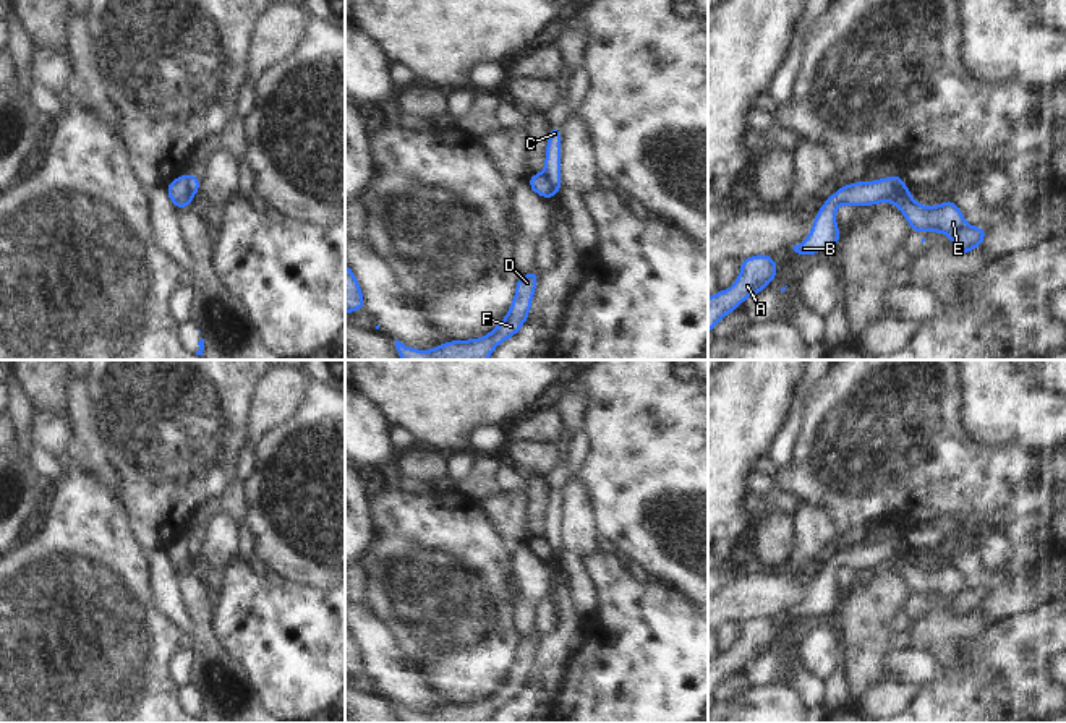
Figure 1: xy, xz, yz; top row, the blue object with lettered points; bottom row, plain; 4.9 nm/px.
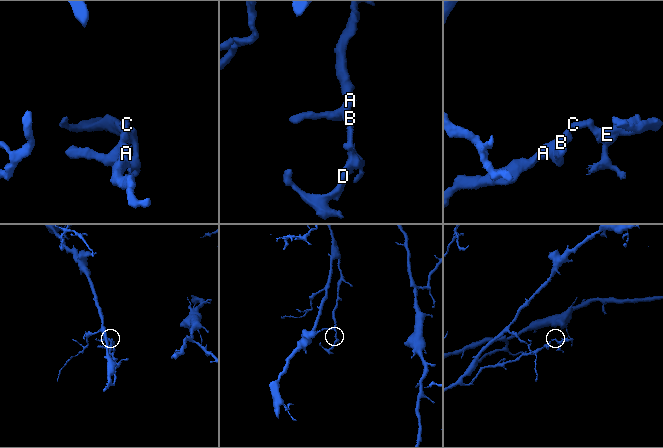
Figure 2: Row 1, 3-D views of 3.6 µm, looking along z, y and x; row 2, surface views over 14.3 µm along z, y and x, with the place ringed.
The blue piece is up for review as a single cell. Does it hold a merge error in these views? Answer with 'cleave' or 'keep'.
cleave

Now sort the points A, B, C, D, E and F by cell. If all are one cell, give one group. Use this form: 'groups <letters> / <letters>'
groups A B C / D E F

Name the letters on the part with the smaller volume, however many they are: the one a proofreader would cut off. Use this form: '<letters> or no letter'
D, E, F

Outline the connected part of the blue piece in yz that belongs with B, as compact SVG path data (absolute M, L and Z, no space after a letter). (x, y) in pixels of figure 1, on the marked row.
M899 172L888 178L878 178L873 182L852 182L838 188L817 211L808 237L802 243L792 246L794 251L810 258L818 251L836 248L841 240L836 222L836 209L841 204L868 207L872 204L893 201L901 190L902 182Z

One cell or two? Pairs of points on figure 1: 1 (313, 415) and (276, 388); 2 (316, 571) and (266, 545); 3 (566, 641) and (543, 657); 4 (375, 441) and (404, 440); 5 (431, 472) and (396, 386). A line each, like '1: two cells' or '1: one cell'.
1: two cells
2: one cell
3: one cell
4: two cells
5: two cells

